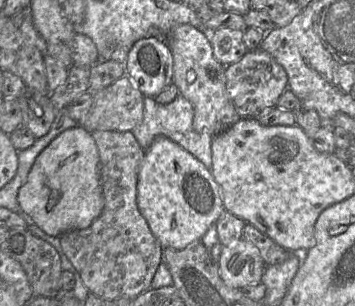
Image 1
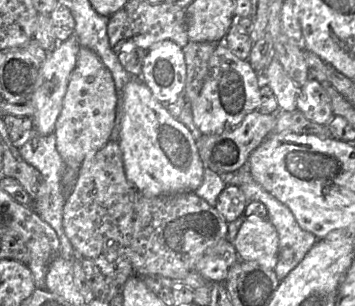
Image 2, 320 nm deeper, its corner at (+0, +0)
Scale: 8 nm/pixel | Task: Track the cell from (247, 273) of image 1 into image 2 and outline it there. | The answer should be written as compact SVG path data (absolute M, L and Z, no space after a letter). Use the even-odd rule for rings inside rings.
M245 218L232 245L240 260L256 262L271 270L277 265L279 236L267 218Z

